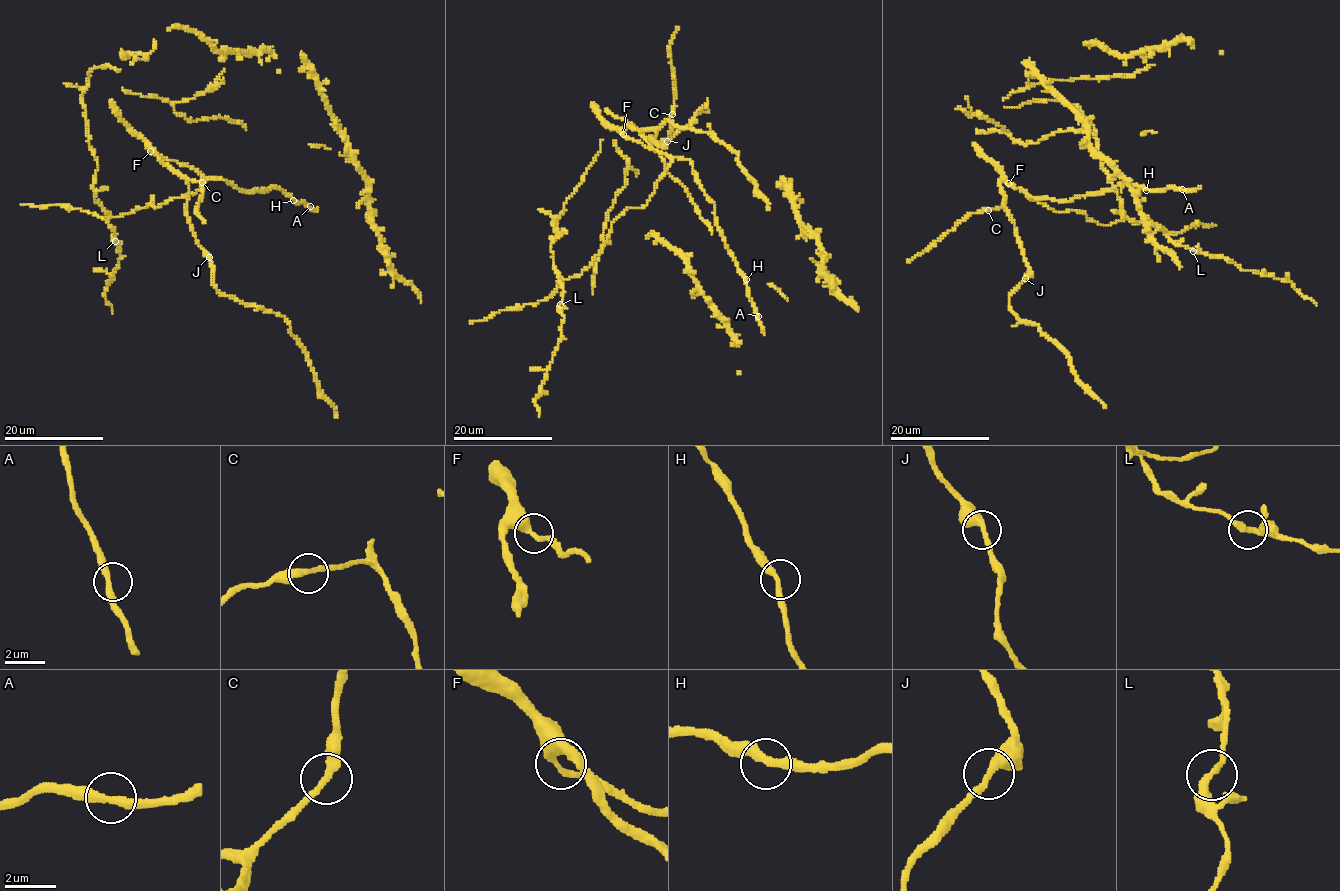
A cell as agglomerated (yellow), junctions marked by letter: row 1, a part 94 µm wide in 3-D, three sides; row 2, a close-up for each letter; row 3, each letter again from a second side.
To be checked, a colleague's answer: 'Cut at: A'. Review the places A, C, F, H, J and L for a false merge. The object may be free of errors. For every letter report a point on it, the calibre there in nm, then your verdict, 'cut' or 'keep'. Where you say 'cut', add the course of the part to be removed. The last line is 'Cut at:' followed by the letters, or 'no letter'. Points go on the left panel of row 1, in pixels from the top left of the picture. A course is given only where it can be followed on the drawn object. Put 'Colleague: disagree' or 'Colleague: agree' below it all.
A: place (310, 206); calibre 320 nm; keep
C: place (202, 182); calibre 320 nm; keep
F: place (150, 151); calibre 320 nm; keep
H: place (293, 200); calibre 300 nm; keep
J: place (209, 257); calibre 320 nm; keep
L: place (115, 241); calibre 300 nm; keep
Cut at: no letter
Colleague: disagree

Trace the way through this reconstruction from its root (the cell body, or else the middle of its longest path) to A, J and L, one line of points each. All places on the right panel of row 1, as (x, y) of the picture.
A: (1163, 229), (1128, 219), (1100, 225), (1084, 213), (1053, 211), (1029, 198), (1066, 201), (1130, 183), (1182, 189)
J: (1163, 229), (1128, 219), (1100, 225), (1084, 213), (1053, 211), (1001, 182), (1003, 205), (1030, 270), (1025, 278)
L: (1163, 229), (1172, 242), (1194, 251)

